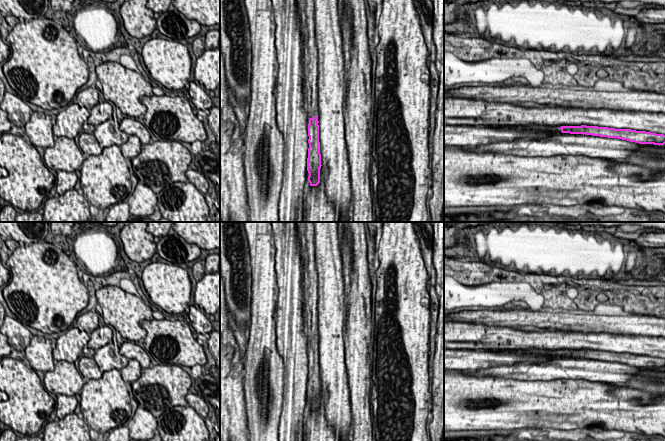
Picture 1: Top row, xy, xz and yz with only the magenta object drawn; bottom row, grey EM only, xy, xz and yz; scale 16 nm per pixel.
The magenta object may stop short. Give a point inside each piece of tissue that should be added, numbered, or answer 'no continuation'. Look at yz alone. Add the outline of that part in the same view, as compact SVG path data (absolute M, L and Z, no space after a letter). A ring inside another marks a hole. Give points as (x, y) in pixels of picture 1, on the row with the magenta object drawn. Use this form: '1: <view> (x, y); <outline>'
1: yz (544, 128); M531 124L527 126L493 126L494 128L502 128L505 130L516 130L516 131L523 131L523 130L532 130L534 132L542 131L542 132L561 132L560 126L547 126L547 125L536 125Z

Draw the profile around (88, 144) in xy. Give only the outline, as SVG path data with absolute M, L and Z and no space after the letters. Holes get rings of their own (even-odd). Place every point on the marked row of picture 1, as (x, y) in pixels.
M85 132L80 133L79 148L85 156L100 155L103 150L99 146L99 143L94 134L88 134Z

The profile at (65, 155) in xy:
M65 136L56 137L54 146L44 150L45 164L56 171L74 172L81 168L85 158L75 140Z

